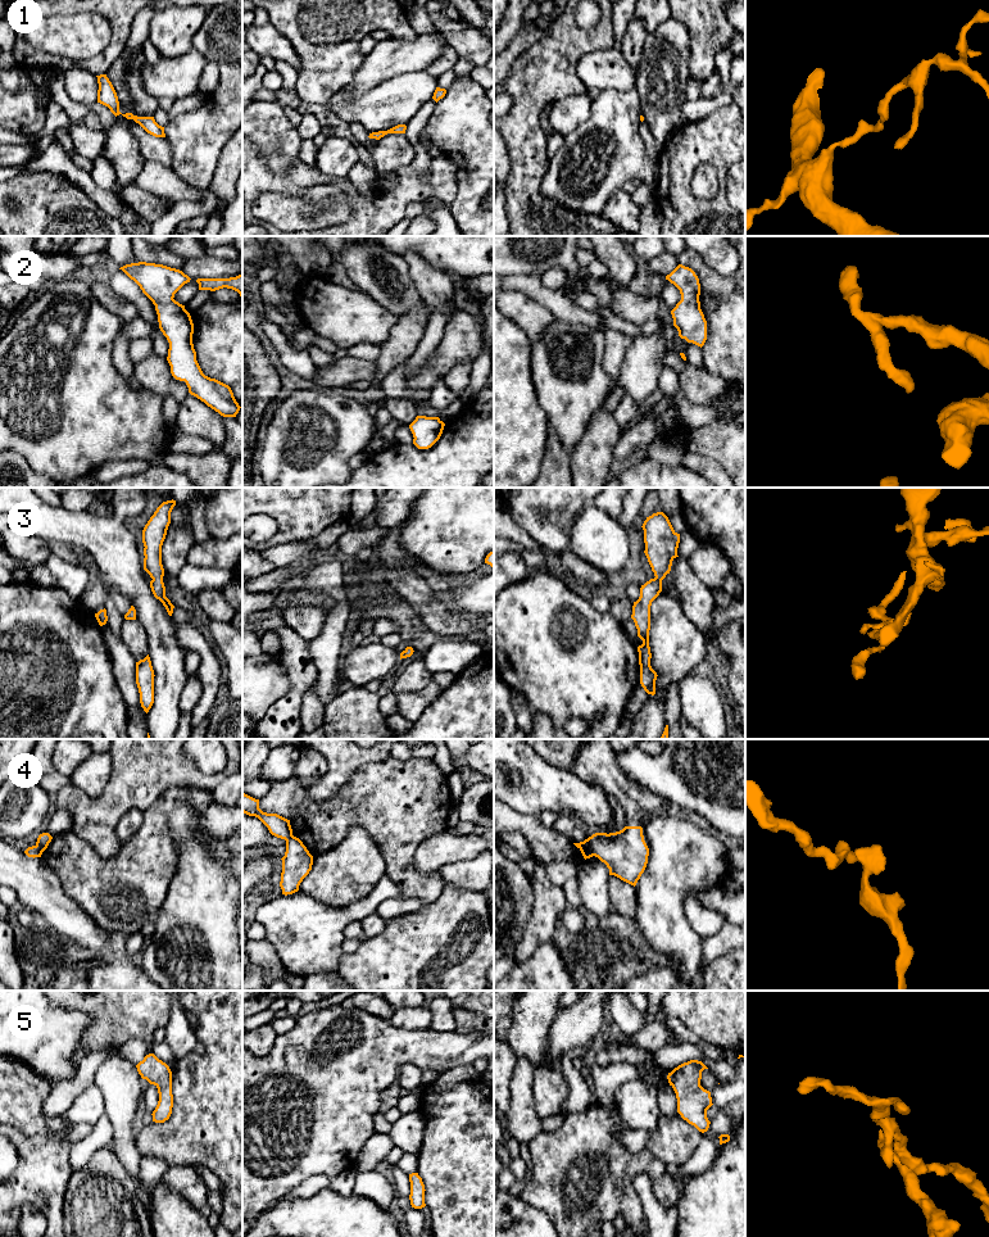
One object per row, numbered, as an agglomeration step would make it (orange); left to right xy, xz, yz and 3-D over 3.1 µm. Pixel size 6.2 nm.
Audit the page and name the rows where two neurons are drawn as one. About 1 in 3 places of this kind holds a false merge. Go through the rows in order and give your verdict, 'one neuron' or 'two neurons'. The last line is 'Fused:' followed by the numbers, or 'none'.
1: one neuron
2: one neuron
3: one neuron
4: two neurons
5: one neuron
Fused: 4

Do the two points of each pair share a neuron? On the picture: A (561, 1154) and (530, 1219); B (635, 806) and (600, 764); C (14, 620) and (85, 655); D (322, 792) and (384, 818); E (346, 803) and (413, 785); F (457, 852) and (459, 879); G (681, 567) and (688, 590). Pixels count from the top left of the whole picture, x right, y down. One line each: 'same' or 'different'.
A: different
B: same
C: same
D: different
E: same
F: different
G: same

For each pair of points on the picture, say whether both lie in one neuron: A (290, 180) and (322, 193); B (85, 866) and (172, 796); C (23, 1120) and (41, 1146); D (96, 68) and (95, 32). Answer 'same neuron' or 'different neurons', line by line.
A: different neurons
B: same neuron
C: different neurons
D: different neurons

